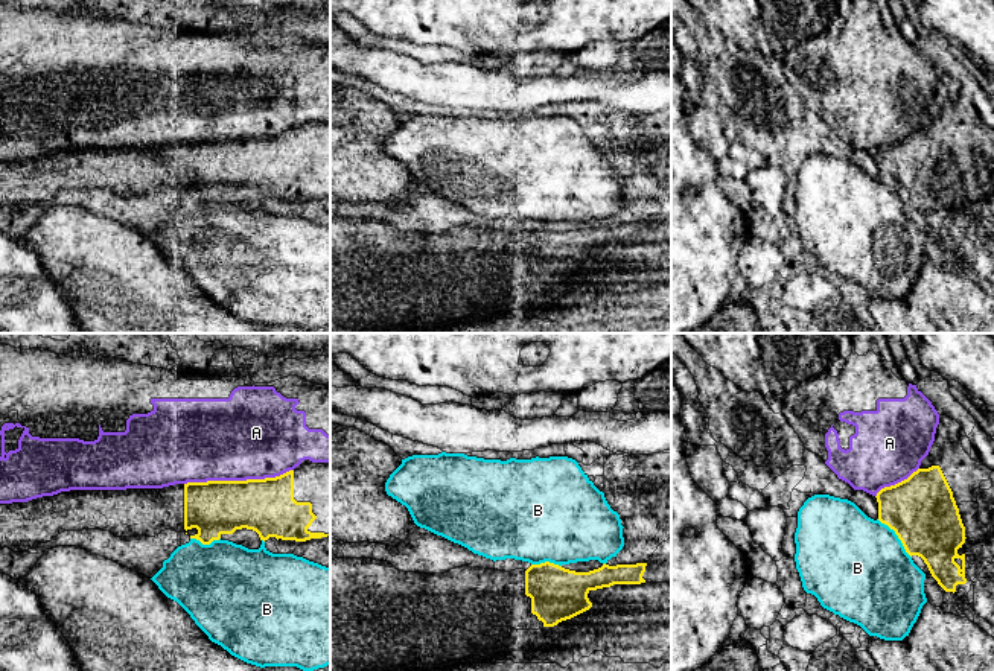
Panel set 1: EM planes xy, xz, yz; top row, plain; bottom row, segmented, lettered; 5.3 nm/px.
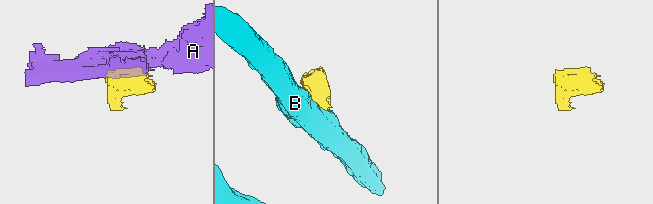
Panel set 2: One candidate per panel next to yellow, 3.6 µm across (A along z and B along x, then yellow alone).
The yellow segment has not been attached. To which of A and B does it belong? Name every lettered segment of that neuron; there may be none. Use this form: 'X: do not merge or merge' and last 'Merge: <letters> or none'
A: do not merge
B: do not merge
Merge: none

